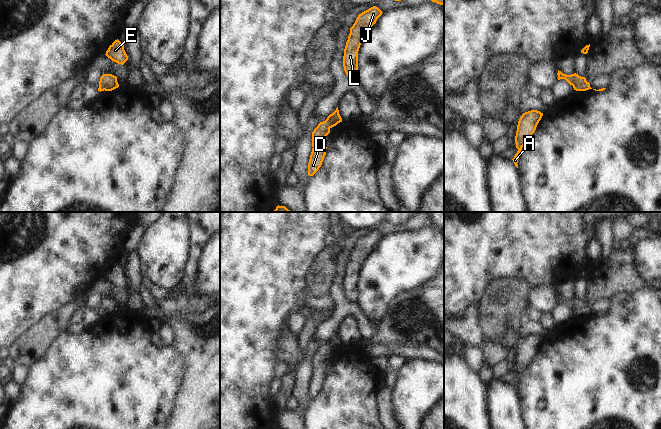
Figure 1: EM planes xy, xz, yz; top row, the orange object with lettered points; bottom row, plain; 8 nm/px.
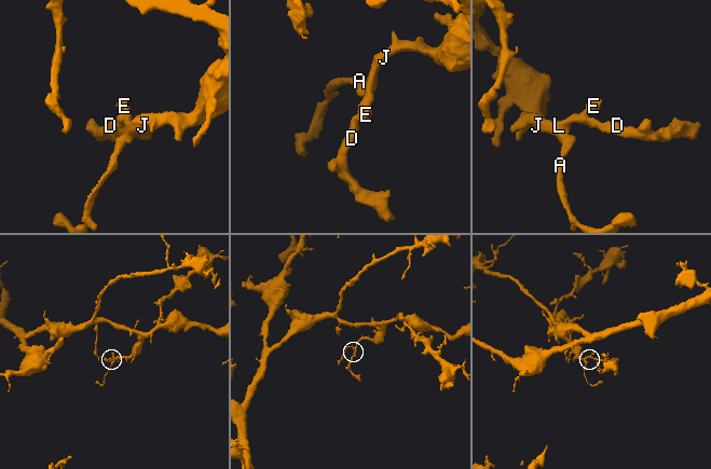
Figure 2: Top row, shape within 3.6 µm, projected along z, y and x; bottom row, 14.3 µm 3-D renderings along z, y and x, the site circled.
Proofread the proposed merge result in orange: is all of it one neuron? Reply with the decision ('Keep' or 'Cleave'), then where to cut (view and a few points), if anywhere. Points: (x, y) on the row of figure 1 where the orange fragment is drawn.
Keep. No split

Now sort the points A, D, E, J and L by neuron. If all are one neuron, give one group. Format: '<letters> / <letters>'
A D E J L

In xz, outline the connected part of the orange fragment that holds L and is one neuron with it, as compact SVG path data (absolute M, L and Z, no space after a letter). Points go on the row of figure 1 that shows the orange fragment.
M373 6L358 15L355 23L350 28L350 34L346 42L343 56L343 67L347 76L357 78L358 76L358 51L368 30L376 23L382 15L382 11Z

